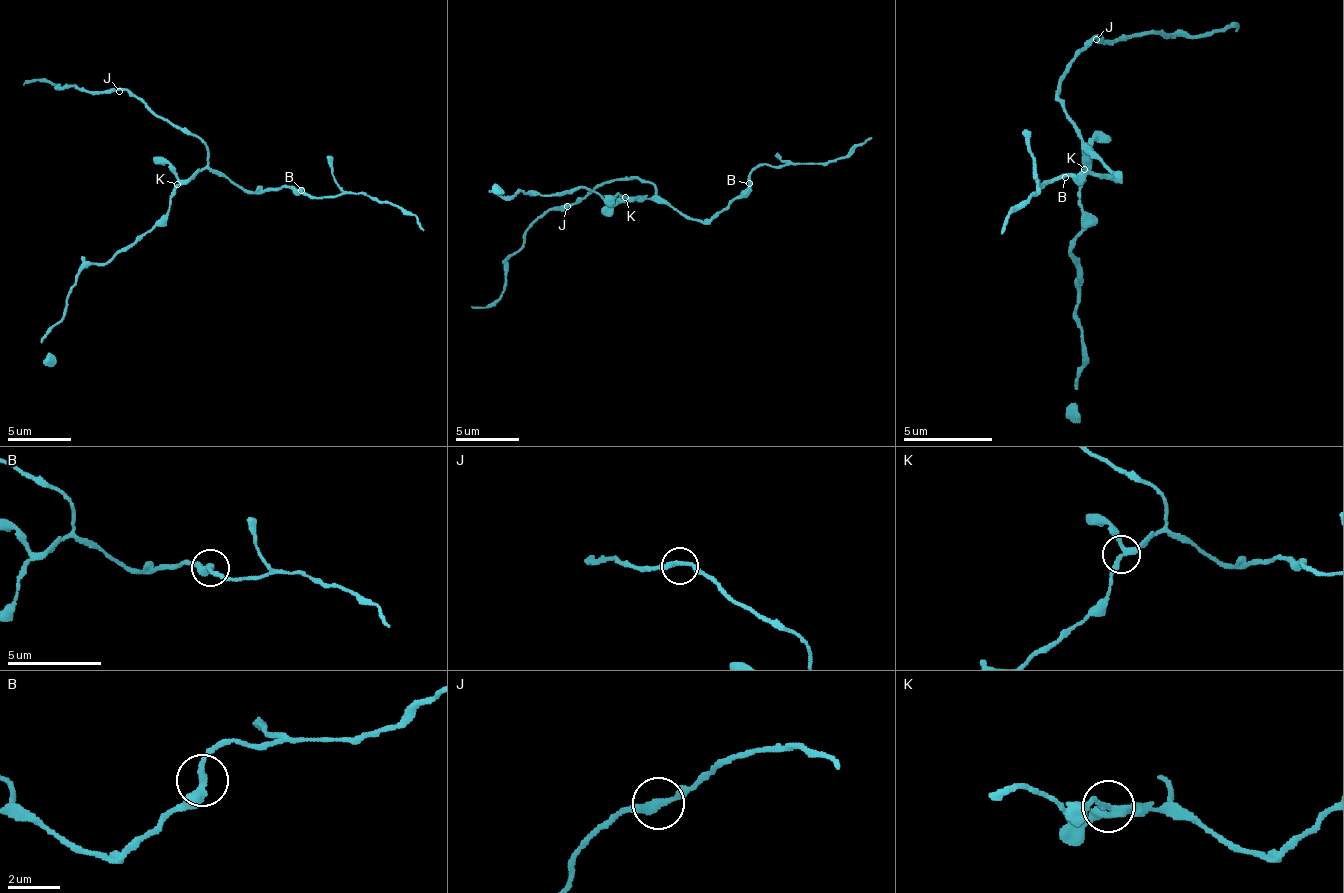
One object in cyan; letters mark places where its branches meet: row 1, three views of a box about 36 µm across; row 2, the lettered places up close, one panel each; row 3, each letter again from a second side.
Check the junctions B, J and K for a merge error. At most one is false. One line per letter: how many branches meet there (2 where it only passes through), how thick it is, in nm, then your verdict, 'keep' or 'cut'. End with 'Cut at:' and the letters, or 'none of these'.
B: 2 branches meet; 300 nm thick; keep
J: 2 branches meet; 280 nm thick; keep
K: 3 branches meet; 240 nm thick; cut
Cut at: K

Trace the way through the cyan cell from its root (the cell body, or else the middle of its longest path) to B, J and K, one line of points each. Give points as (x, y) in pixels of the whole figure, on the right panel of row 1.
B: (1083, 141), (1114, 173), (1114, 177), (1118, 177), (1092, 177), (1087, 173), (1065, 177)
J: (1083, 141), (1074, 119), (1065, 110), (1061, 79), (1065, 66), (1096, 39)
K: (1083, 141), (1083, 168)

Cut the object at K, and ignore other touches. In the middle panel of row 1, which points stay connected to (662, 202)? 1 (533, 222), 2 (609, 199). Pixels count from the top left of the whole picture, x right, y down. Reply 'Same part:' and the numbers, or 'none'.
Same part: 1

